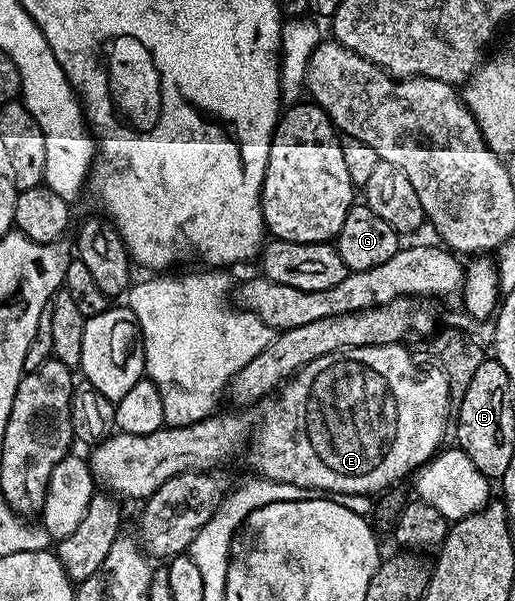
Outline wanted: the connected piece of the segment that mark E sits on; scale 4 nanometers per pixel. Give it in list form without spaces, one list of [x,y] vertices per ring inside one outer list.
[[[402,344],[392,346],[350,346],[347,350],[328,352],[324,356],[320,356],[308,363],[303,370],[299,370],[293,378],[289,379],[277,393],[273,396],[267,396],[257,403],[256,408],[242,408],[234,412],[238,414],[226,414],[223,418],[211,416],[199,422],[194,422],[190,426],[166,426],[163,429],[153,430],[147,434],[115,432],[109,438],[97,443],[91,449],[94,451],[88,454],[92,476],[95,483],[103,491],[109,492],[119,499],[138,498],[137,500],[145,500],[152,497],[156,492],[156,488],[160,488],[160,484],[172,480],[172,476],[187,474],[190,470],[209,471],[211,468],[214,468],[217,462],[222,462],[225,458],[230,458],[233,454],[240,453],[250,442],[250,462],[258,469],[255,471],[261,477],[271,478],[274,482],[296,484],[315,492],[329,492],[334,496],[345,496],[348,494],[369,494],[374,496],[379,492],[389,491],[393,487],[390,486],[393,482],[400,481],[405,474],[407,476],[413,475],[419,466],[425,466],[435,454],[439,453],[442,446],[442,433],[444,432],[446,417],[451,413],[449,382],[446,379],[445,372],[441,368],[417,370],[414,367],[413,356],[404,347],[405,345]]]

